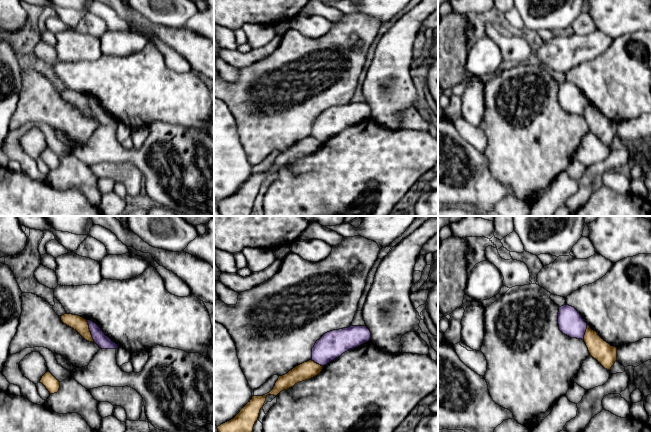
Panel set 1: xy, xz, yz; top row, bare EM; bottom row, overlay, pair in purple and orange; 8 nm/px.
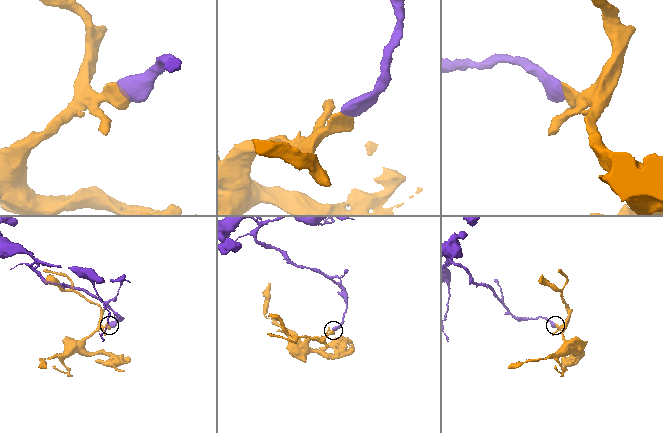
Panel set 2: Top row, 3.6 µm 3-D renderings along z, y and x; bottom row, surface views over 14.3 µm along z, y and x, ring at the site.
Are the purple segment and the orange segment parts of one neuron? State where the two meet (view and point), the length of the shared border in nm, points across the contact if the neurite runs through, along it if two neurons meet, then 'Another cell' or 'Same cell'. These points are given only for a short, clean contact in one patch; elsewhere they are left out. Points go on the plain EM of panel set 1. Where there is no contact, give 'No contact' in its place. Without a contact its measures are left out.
Touches purple at xy (90, 107). Shared border 200 nm. Boundary: xy (86, 96), (91, 113), (95, 118). Another cell

